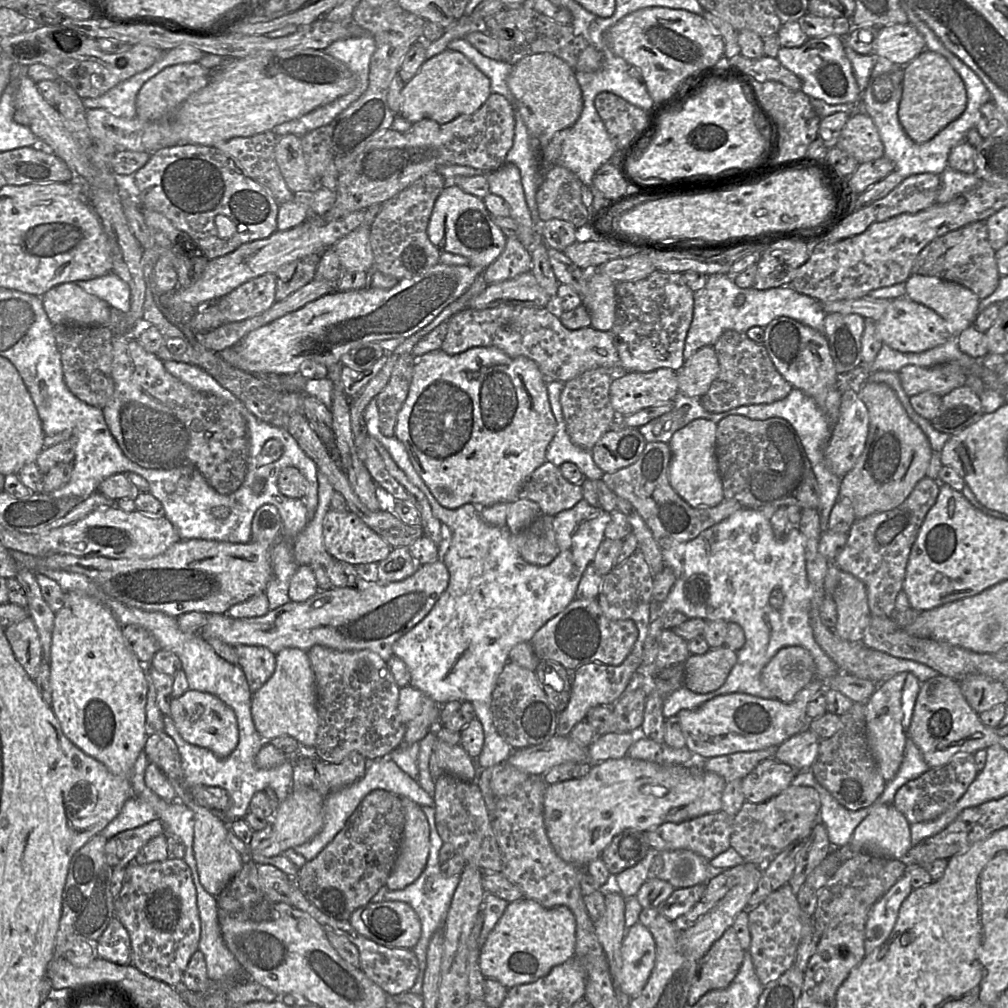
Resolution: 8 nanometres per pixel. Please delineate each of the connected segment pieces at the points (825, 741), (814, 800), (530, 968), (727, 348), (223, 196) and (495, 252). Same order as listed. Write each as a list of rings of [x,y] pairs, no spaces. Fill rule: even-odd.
[[[853,702],[850,709],[840,715],[841,727],[830,738],[820,738],[818,754],[810,767],[816,781],[845,808],[859,810],[873,804],[884,791],[886,782],[873,757],[866,737],[865,703]]]
[[[788,786],[780,794],[762,803],[744,802],[735,815],[730,846],[746,863],[764,865],[797,840],[805,840],[819,821],[821,802],[818,792],[809,786]]]
[[[522,898],[508,903],[480,948],[480,970],[485,978],[495,979],[508,989],[531,983],[572,958],[575,944],[576,920],[568,907],[545,908],[535,900]]]
[[[734,330],[725,331],[712,346],[719,361],[719,373],[709,390],[700,397],[704,409],[722,413],[752,404],[769,404],[788,396],[793,387],[774,366],[765,346]]]
[[[176,145],[151,153],[149,161],[131,177],[132,187],[141,206],[164,215],[177,229],[187,233],[210,261],[236,250],[243,244],[269,237],[277,231],[279,203],[269,191],[237,166],[233,158],[212,146]],[[224,215],[236,225],[233,237],[222,239],[217,234],[215,218]]]
[[[446,185],[437,197],[428,222],[427,235],[431,243],[440,251],[464,256],[468,259],[468,265],[480,269],[485,269],[500,256],[507,239],[503,231],[492,222],[483,199],[465,193],[456,185]]]

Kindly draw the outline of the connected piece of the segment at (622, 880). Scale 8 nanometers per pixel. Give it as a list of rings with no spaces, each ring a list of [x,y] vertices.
[[[649,848],[640,862],[613,877],[614,888],[625,898],[636,896],[641,886],[649,879],[650,866],[655,856],[660,853],[654,848]]]

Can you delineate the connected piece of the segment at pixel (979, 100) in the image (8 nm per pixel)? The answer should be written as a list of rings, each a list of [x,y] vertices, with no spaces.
[[[902,3],[902,7],[907,14],[909,23],[912,24],[923,36],[926,43],[926,50],[936,52],[945,57],[963,80],[967,96],[967,104],[963,113],[953,122],[944,127],[929,141],[921,144],[913,142],[905,133],[898,117],[898,109],[902,97],[902,84],[900,84],[899,87],[894,90],[892,96],[885,102],[879,102],[874,97],[874,80],[880,75],[893,71],[897,66],[889,59],[883,57],[877,58],[868,84],[862,91],[858,104],[828,104],[825,101],[814,97],[810,97],[810,103],[814,111],[821,119],[837,112],[864,112],[868,114],[872,118],[883,143],[884,157],[889,159],[894,164],[894,171],[903,179],[906,179],[912,175],[923,173],[940,175],[948,167],[948,156],[951,150],[958,144],[966,142],[966,135],[968,131],[976,127],[976,124],[979,121],[980,107],[991,101],[991,94],[981,79],[966,64],[964,64],[957,56],[955,56],[944,46],[935,33],[914,13],[910,7],[908,7],[905,3]]]

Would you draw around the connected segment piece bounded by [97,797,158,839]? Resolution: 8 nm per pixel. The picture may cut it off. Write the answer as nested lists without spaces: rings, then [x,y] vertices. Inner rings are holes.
[[[132,797],[125,802],[119,814],[101,831],[100,834],[97,835],[102,835],[106,839],[110,839],[123,831],[142,826],[156,819],[158,819],[158,817],[154,809],[148,803],[139,798]]]

